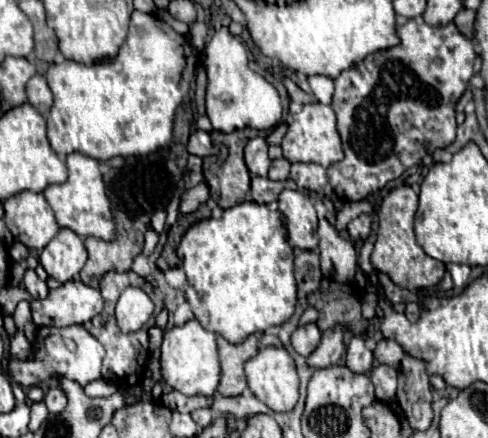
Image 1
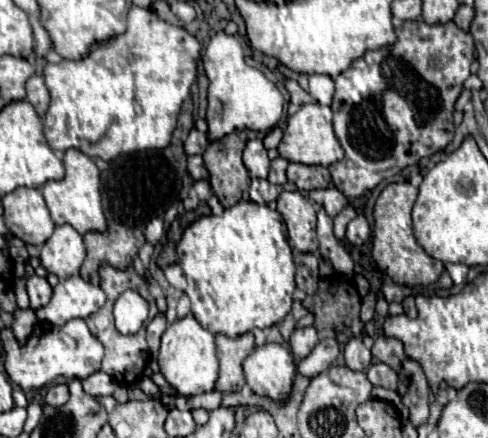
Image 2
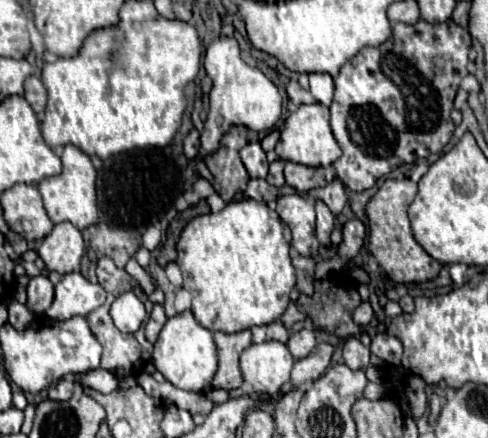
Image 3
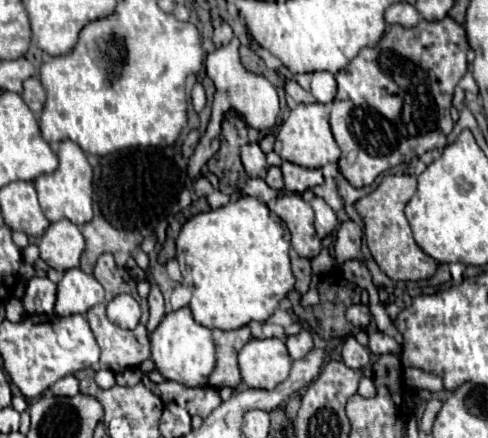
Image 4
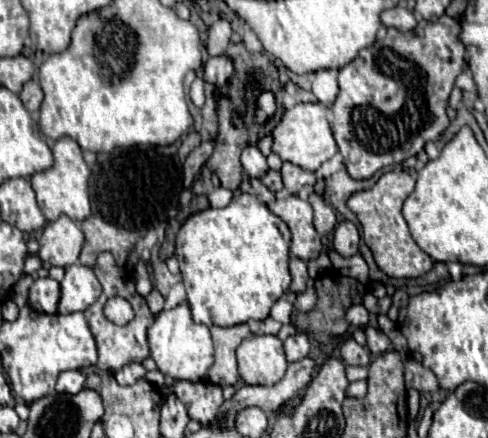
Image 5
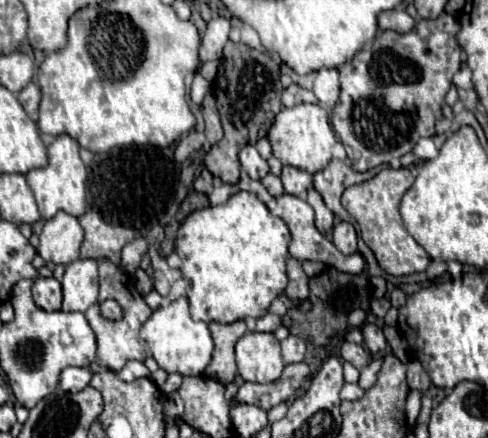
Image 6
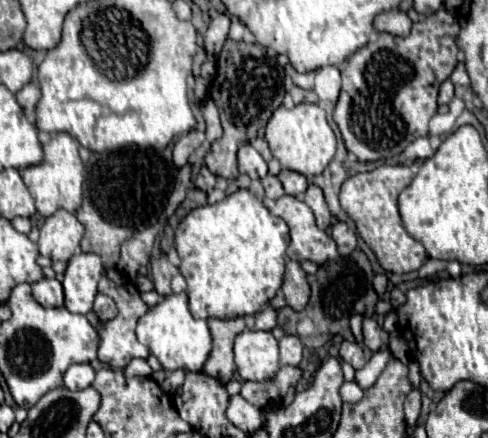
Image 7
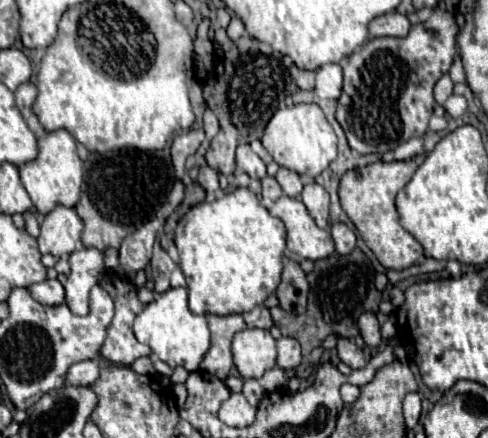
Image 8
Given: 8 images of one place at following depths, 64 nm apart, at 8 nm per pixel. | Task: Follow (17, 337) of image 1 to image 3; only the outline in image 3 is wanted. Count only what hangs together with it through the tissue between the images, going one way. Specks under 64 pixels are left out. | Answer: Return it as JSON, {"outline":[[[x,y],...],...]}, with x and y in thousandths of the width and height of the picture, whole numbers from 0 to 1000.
{"outline":[[[20,685],[16,689],[16,735],[29,744],[29,749],[53,749],[57,735],[70,726],[66,712],[57,712],[57,703],[49,694],[41,694],[37,685]]]}

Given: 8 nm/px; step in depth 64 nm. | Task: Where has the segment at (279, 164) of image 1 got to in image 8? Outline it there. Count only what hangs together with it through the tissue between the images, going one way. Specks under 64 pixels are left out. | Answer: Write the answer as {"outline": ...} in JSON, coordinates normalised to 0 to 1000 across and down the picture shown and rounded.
{"outline":[[[545,402],[545,406],[537,411],[537,447],[541,447],[541,452],[553,452],[553,457],[570,457],[570,452],[578,447],[574,420],[570,420],[561,406]]]}

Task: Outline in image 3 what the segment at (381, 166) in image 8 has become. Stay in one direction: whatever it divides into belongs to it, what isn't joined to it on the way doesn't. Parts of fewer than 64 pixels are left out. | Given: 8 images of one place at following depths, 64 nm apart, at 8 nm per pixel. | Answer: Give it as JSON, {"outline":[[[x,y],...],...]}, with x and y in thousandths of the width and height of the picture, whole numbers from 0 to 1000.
{"outline":[[[840,406],[828,411],[787,411],[779,434],[754,457],[750,493],[754,493],[754,566],[779,612],[807,639],[807,644],[873,644],[898,630],[906,603],[877,584],[869,566],[848,548],[836,502],[836,470],[852,447],[852,416]]]}

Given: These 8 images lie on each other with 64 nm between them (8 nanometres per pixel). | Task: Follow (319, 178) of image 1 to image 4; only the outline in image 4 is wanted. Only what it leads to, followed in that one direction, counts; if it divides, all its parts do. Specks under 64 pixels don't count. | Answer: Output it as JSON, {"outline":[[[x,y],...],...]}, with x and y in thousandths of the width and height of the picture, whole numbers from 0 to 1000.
{"outline":[[[582,370],[582,374],[574,379],[574,388],[578,388],[578,397],[582,397],[582,429],[586,429],[590,438],[619,443],[623,434],[643,429],[643,425],[652,425],[652,420],[664,416],[656,388],[619,384],[619,379],[598,374],[598,370]]]}

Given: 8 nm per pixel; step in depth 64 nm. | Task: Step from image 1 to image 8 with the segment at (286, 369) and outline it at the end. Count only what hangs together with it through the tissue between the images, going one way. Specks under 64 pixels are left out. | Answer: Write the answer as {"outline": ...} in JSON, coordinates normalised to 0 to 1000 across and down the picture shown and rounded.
{"outline":[[[500,749],[475,776],[475,813],[496,863],[533,863],[566,836],[566,776],[549,753]]]}

